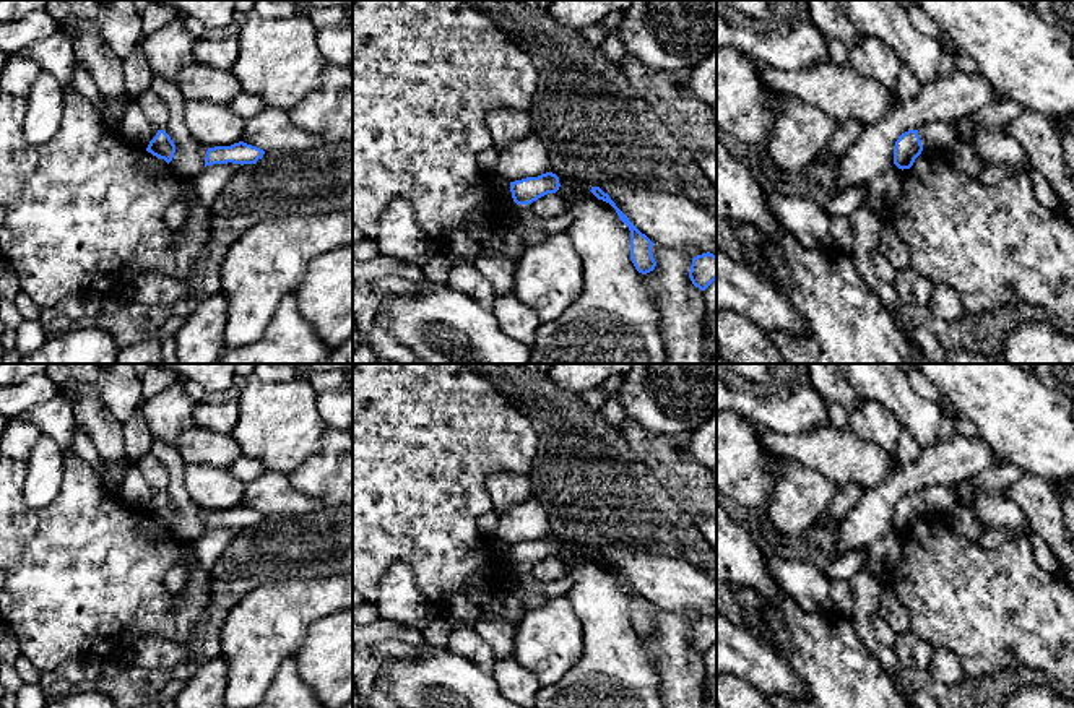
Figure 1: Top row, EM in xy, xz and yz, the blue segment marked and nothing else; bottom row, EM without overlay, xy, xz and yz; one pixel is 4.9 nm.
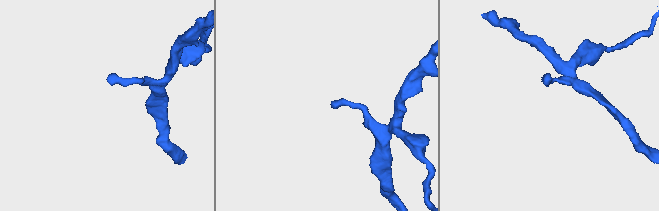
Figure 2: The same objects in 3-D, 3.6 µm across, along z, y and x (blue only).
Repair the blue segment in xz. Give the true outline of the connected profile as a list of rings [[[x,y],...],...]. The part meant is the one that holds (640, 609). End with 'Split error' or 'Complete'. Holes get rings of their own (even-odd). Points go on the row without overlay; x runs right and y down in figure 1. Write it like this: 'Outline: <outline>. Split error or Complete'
Outline: [[[591,550],[590,555],[598,563],[609,567],[616,573],[619,583],[629,591],[629,594],[630,594],[630,624],[632,624],[635,633],[642,638],[653,635],[656,630],[656,625],[652,617],[653,606],[629,585],[629,581],[616,570],[616,567],[609,562],[609,559],[604,557],[600,550]]]. Complete

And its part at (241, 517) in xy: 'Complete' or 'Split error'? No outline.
Complete

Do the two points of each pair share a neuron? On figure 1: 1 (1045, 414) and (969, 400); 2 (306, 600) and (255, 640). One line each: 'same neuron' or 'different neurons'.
1: same neuron
2: same neuron

